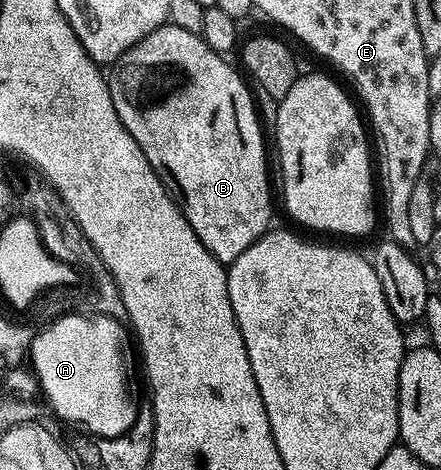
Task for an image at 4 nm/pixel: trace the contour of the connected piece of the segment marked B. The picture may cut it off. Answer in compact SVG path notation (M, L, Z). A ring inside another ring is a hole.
M166 23L123 53L112 64L110 71L113 72L108 72L107 78L119 121L123 121L127 133L139 141L139 149L143 149L147 161L151 161L151 169L181 206L191 229L195 229L195 237L203 241L219 262L228 265L270 230L273 195L269 192L265 139L261 136L253 99L245 88L242 72L225 59L228 58L222 52L210 49L200 35Z

